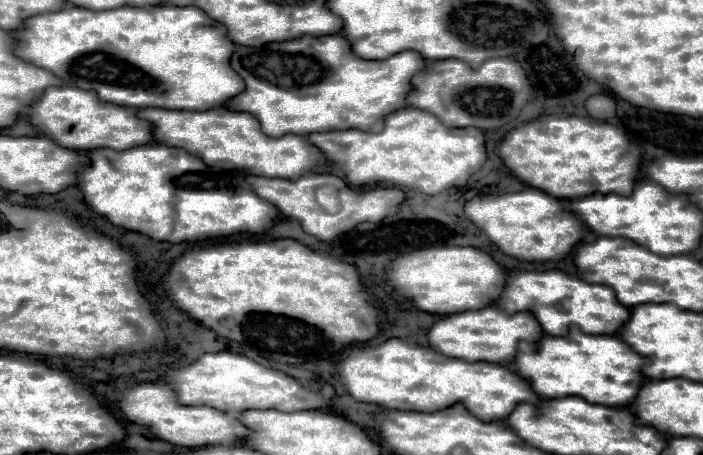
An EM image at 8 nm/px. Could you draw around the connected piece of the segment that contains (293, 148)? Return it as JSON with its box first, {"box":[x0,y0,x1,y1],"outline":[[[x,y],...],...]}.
{"box":[139,106,325,178],"outline":[[[225,106],[209,112],[173,112],[167,108],[145,108],[139,112],[145,120],[153,120],[153,124],[157,124],[157,142],[197,152],[205,164],[213,164],[215,168],[233,168],[253,176],[293,178],[307,174],[313,166],[325,164],[323,152],[313,146],[307,136],[285,134],[283,138],[271,138],[261,132],[259,120],[249,112],[235,112]]]}

